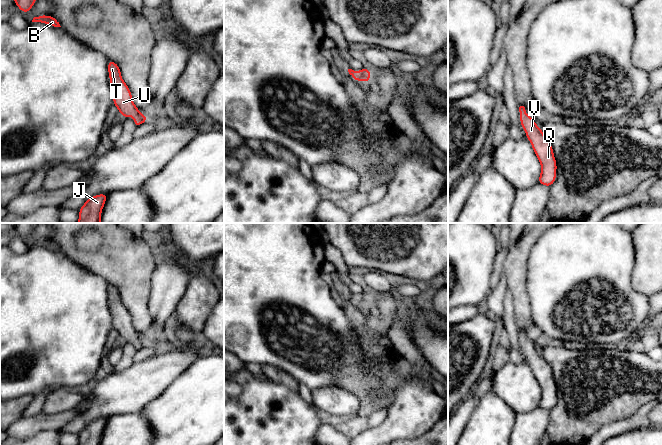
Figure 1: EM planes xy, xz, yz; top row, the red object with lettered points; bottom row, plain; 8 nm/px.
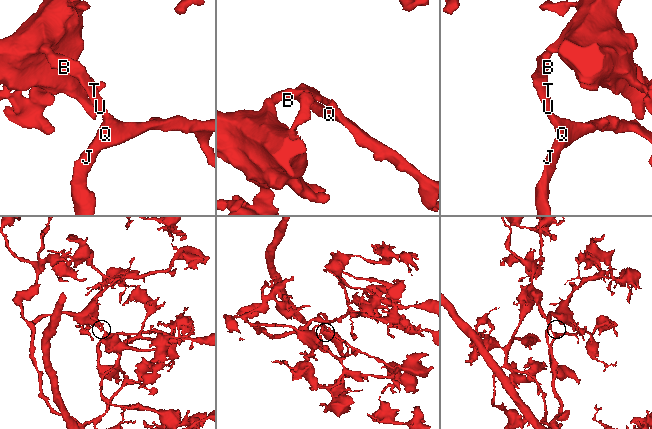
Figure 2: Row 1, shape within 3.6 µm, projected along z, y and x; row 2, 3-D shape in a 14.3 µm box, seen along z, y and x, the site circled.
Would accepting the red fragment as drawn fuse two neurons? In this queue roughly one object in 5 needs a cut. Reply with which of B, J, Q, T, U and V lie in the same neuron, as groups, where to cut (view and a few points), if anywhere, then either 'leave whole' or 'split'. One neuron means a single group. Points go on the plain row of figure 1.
B J Q T U V; no cut; leave whole

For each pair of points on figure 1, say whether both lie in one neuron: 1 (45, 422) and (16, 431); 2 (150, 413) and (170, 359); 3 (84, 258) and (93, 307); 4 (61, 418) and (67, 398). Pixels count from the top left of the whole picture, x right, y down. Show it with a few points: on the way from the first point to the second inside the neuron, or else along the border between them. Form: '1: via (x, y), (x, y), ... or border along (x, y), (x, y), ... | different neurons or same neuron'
1: via (38, 423), (23, 428) | same neuron
2: border along (173, 382), (138, 412) | different neurons
3: border along (66, 255), (106, 279) | different neurons
4: border along (80, 403), (73, 408), (61, 412), (41, 413) | different neurons

